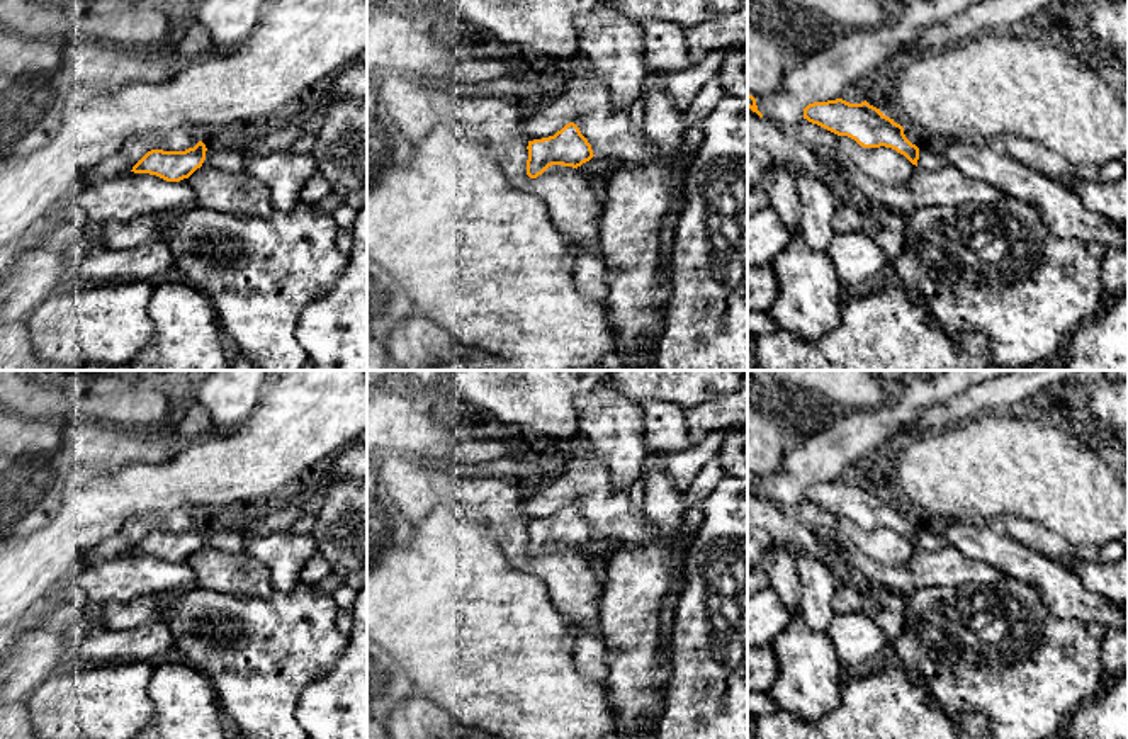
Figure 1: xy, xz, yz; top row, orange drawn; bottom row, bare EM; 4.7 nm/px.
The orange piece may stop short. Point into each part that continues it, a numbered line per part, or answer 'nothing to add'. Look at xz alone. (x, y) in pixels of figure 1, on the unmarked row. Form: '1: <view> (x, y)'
nothing to add

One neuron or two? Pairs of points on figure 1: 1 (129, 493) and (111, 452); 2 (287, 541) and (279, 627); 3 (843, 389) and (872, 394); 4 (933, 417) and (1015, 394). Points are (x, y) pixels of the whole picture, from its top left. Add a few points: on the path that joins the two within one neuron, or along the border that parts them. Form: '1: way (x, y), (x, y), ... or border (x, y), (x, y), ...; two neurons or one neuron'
1: border (157, 462), (131, 462), (106, 471), (82, 466); two neurons
2: border (301, 581), (289, 590), (276, 592); two neurons
3: way (850, 389), (865, 393); one neuron
4: way (953, 411), (979, 398), (994, 394); one neuron

